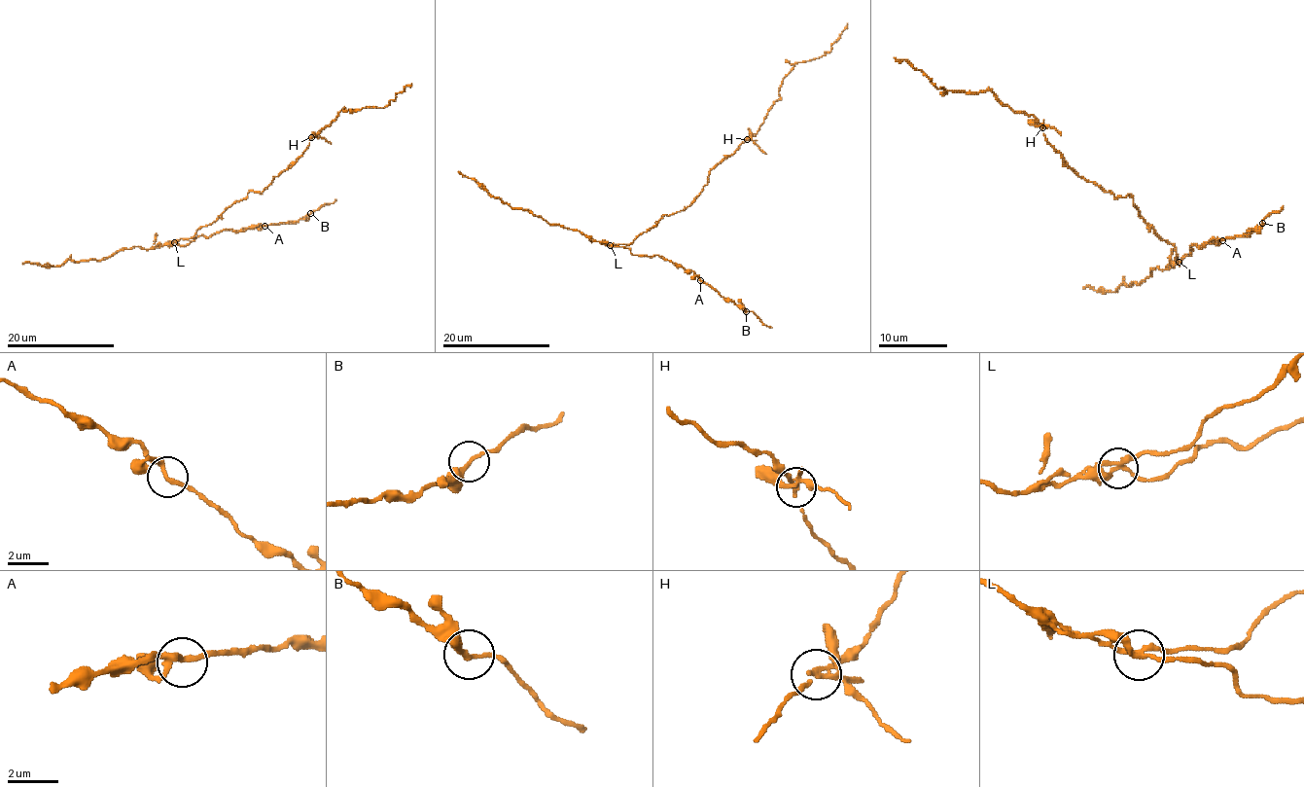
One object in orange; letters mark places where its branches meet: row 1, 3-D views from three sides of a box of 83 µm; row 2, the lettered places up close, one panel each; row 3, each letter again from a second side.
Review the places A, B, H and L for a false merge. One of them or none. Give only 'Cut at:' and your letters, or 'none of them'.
Cut at: H

